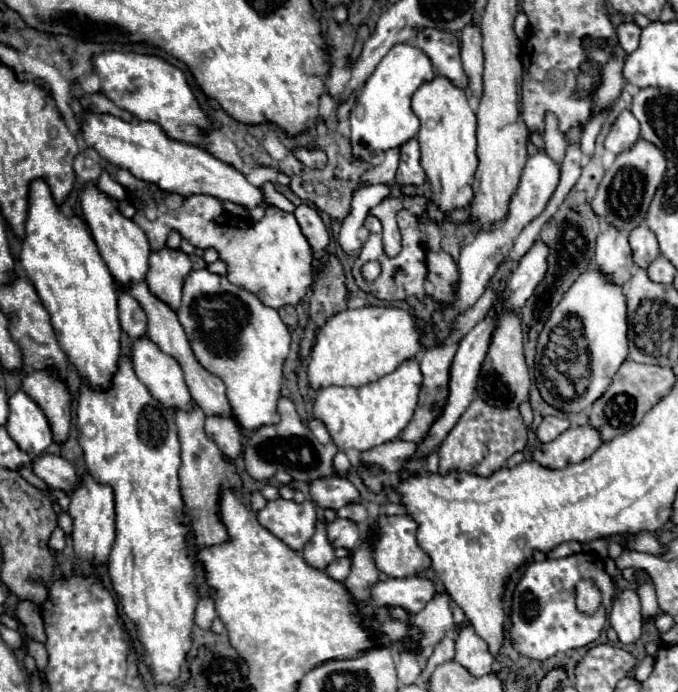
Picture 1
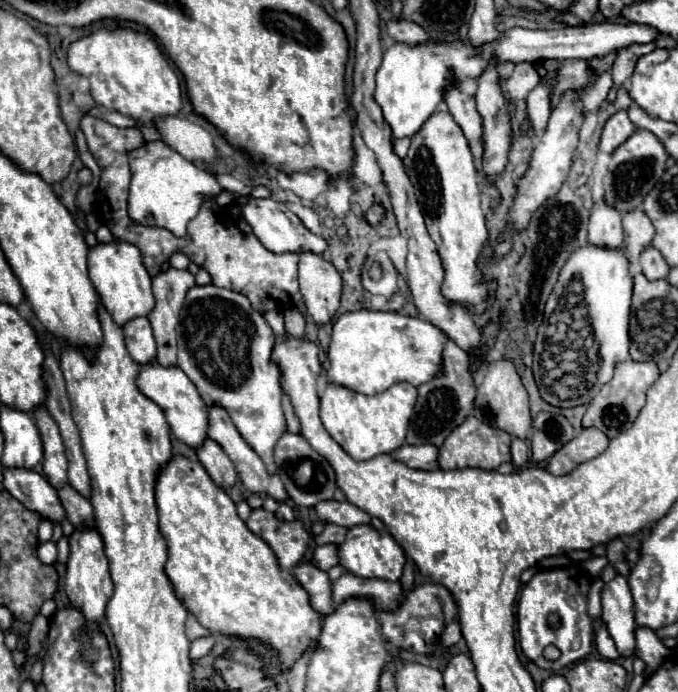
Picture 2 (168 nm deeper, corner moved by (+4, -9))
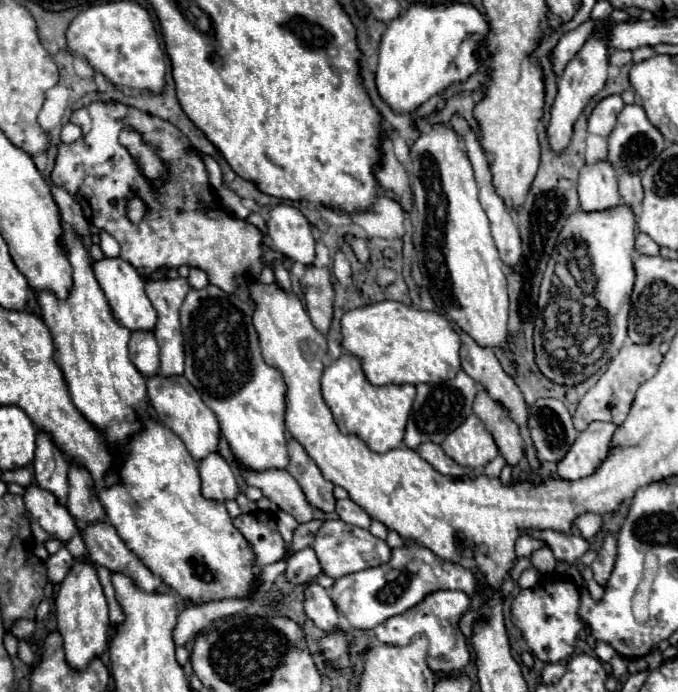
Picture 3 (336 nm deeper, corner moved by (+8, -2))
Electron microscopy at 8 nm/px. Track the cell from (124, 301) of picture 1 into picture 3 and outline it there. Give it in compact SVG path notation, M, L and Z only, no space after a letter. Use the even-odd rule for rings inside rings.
M146 331L132 333L132 337L130 337L130 361L136 365L136 369L144 377L158 375L160 359L158 359L158 345L156 345L152 333L146 333Z

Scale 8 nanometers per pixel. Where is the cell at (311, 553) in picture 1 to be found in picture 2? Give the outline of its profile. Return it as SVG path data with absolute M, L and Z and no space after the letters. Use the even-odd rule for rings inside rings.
M300 562L294 570L296 580L308 590L314 610L320 614L332 612L332 596L330 596L330 578L328 572L320 570L312 562Z

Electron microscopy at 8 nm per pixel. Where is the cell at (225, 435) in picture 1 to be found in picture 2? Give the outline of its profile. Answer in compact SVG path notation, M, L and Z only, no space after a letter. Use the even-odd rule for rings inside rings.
M210 438L204 440L204 446L200 446L200 450L196 450L198 460L202 462L202 466L206 468L206 472L210 474L210 478L220 486L220 488L228 488L236 482L238 474L236 468L232 466L232 460L228 458L228 454L224 454L224 450L220 450L218 442L212 442Z

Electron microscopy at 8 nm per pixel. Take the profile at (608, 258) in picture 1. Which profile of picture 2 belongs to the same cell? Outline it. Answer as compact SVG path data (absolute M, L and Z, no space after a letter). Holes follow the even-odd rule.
M598 202L590 214L588 224L588 242L592 246L608 246L608 250L622 248L622 216L618 210Z

